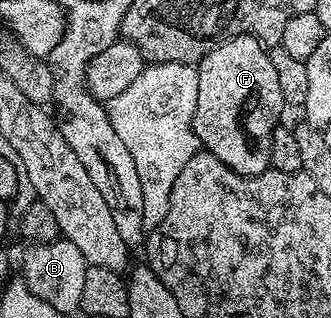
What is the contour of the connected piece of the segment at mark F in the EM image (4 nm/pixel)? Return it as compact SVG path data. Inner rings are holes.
M237 35L217 43L196 66L195 140L236 173L264 173L270 167L272 133L284 112L280 81L269 50L256 37Z

